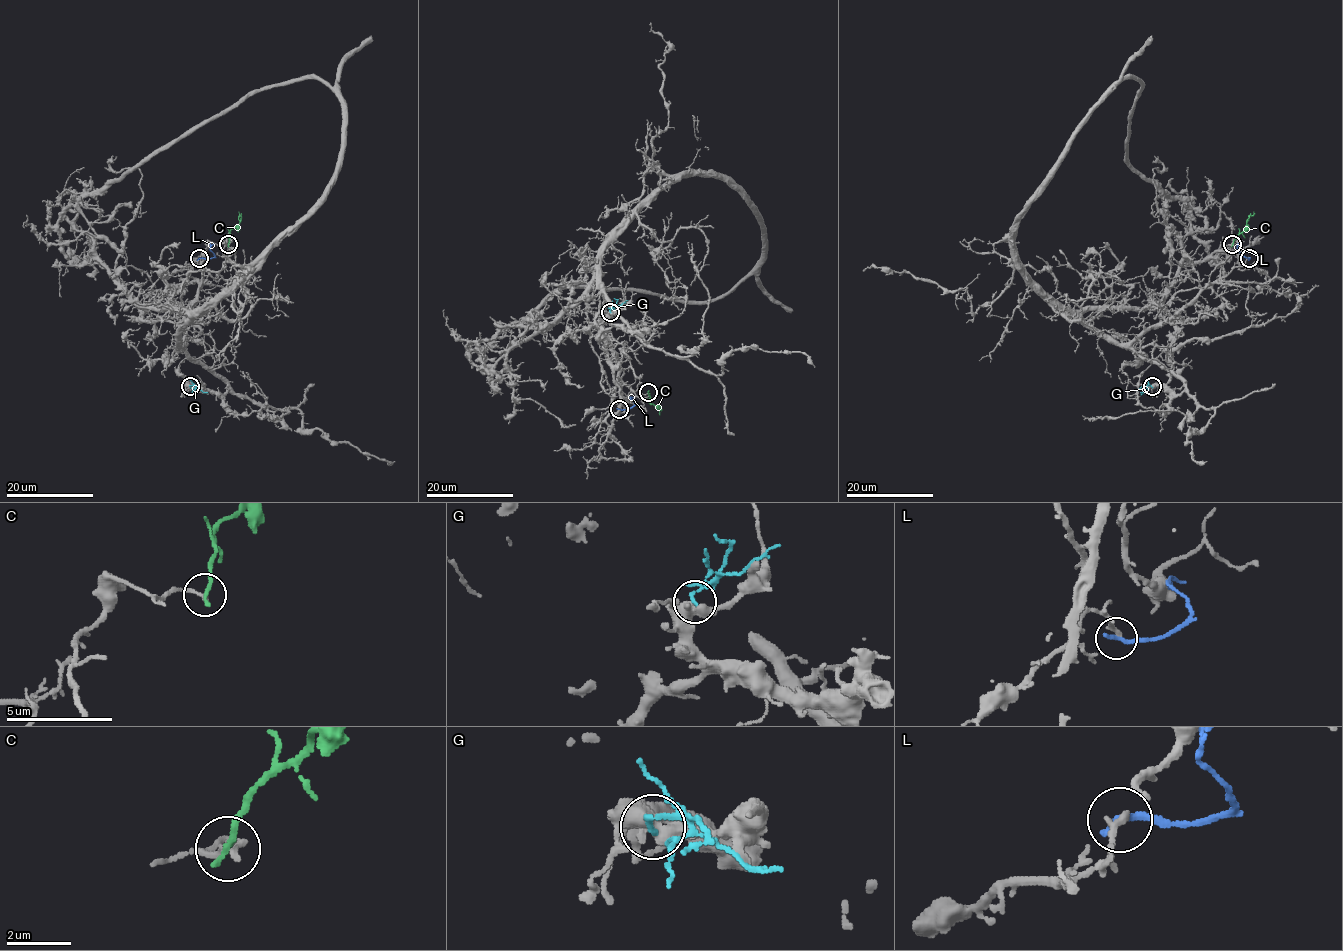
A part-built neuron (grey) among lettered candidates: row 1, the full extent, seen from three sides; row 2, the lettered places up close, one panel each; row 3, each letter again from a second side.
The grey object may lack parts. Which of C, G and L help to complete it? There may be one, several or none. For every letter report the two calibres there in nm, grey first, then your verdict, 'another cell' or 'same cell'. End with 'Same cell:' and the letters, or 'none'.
C: 200/220 nm | another cell
G: 400/160 nm | another cell
L: 240/280 nm | another cell
Same cell: none

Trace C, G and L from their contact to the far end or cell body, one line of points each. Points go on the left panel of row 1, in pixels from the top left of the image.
C: (228, 244), (229, 231), (239, 223), (239, 212)
G: (190, 387), (195, 386), (207, 392)
L: (199, 258), (213, 258), (210, 250), (214, 243)

